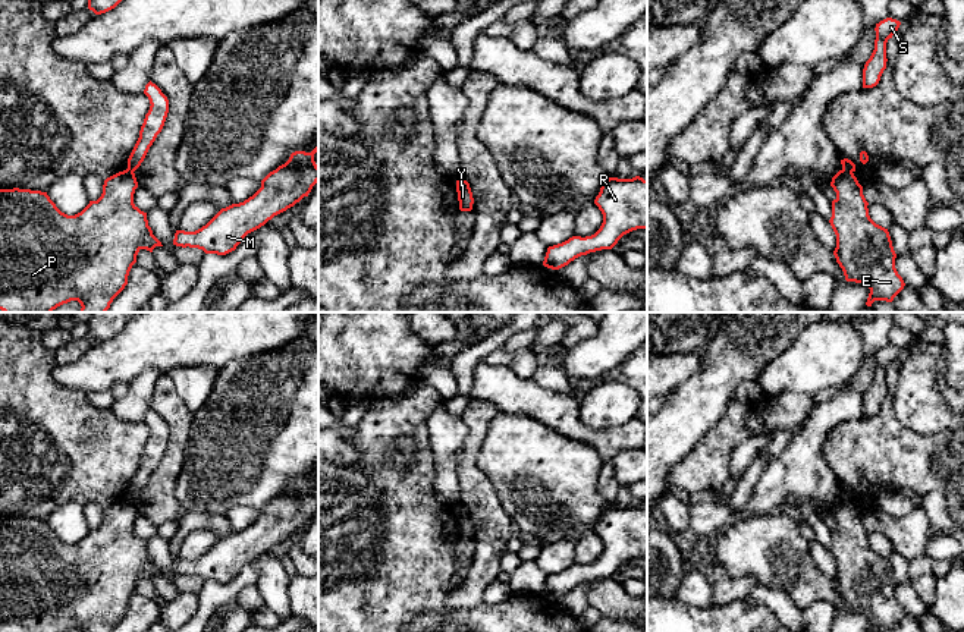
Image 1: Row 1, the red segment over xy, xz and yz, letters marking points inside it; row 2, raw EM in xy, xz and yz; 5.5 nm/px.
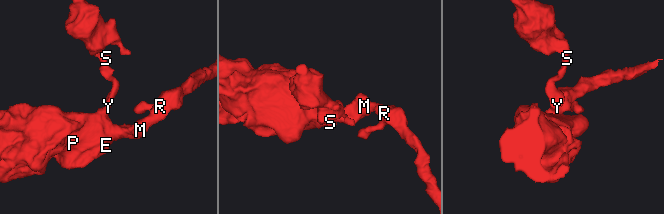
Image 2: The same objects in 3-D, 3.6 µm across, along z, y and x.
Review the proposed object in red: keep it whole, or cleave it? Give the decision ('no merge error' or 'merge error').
merge error

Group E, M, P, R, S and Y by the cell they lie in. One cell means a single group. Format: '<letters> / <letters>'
E M P R / S Y

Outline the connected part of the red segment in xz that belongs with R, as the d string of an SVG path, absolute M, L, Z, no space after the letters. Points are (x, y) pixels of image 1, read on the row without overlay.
M609 506L600 516L594 532L603 543L600 557L591 565L572 565L549 575L543 594L559 598L590 581L612 578L618 569L637 557L647 557L647 509Z

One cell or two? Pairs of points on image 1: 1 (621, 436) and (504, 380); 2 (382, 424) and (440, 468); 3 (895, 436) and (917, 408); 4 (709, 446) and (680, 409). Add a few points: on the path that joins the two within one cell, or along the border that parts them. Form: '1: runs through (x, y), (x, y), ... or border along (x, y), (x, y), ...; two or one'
1: runs through (592, 437), (577, 431), (555, 409), (533, 401); one
2: border along (426, 425), (433, 459); two
3: border along (895, 392), (894, 412), (904, 424), (939, 431); two
4: border along (725, 412), (678, 462); two

